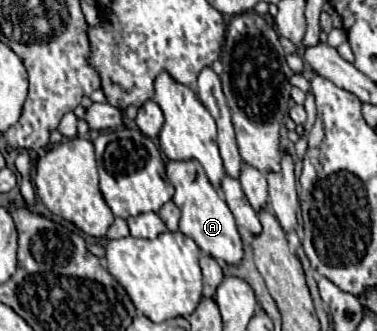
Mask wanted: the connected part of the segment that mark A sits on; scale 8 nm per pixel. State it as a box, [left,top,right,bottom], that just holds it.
[166,161,244,265]

